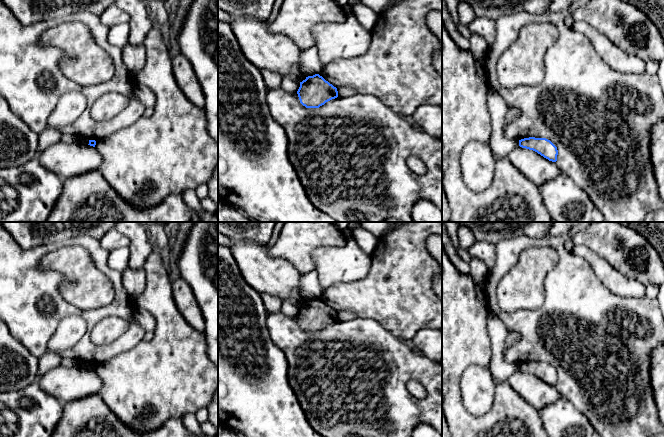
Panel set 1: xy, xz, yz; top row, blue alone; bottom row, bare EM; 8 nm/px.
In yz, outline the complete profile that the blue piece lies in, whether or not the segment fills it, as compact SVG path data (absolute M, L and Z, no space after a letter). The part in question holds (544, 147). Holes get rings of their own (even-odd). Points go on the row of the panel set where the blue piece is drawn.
M529 137L519 140L519 146L529 150L533 150L548 159L549 161L556 162L558 150L557 147L546 138Z

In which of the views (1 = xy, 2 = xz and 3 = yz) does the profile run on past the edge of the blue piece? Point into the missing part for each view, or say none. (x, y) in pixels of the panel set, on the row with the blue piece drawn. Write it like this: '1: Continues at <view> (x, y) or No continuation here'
1: No continuation here
2: No continuation here
3: No continuation here

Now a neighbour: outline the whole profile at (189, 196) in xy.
M186 190L180 193L185 203L195 210L202 222L218 222L218 214L210 214L201 207L200 199L195 190Z

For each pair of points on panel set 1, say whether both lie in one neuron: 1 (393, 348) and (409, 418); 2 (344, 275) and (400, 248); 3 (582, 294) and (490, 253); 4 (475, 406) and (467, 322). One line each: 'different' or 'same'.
1: same
2: different
3: different
4: different

